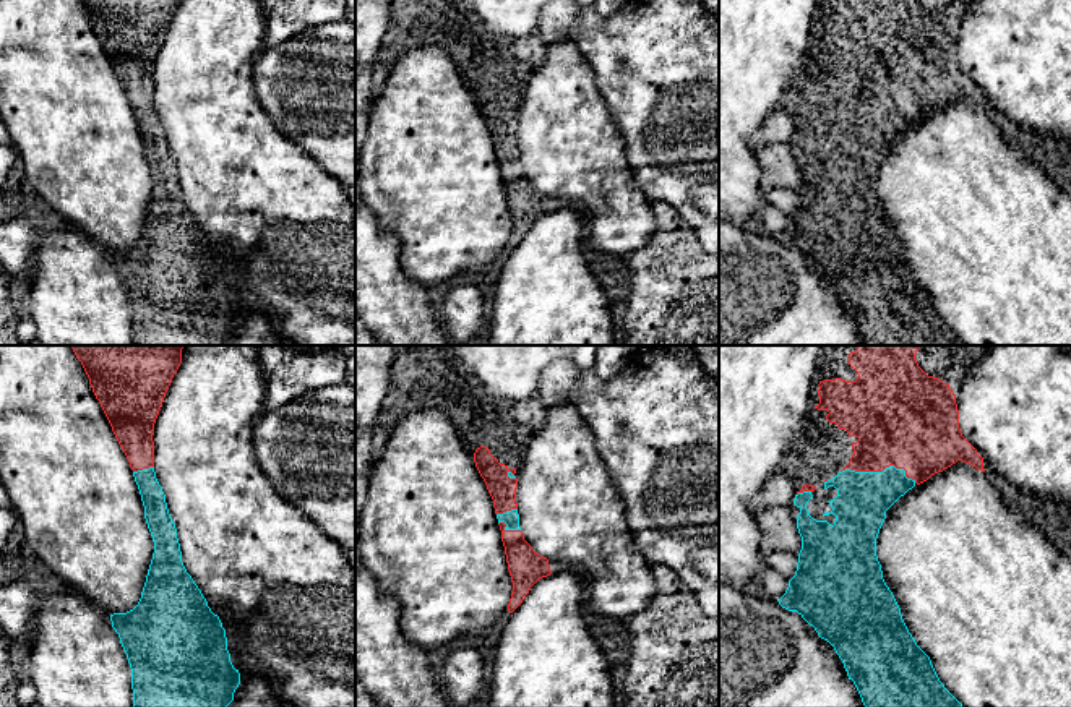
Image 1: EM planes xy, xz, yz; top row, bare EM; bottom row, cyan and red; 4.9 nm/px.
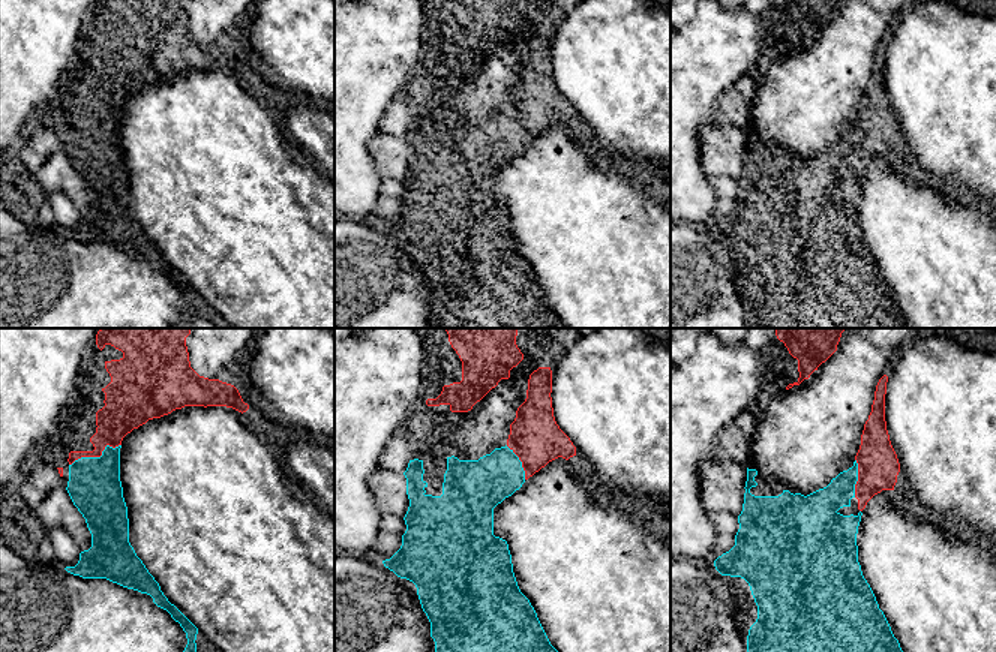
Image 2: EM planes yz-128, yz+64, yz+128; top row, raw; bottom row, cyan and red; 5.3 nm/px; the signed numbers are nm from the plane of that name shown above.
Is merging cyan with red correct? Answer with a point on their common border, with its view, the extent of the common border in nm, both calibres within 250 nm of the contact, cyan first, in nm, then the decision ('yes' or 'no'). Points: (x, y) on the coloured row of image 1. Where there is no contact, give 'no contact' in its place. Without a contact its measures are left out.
yz (880, 472) | 380 nm | 260/400 nm | yes

